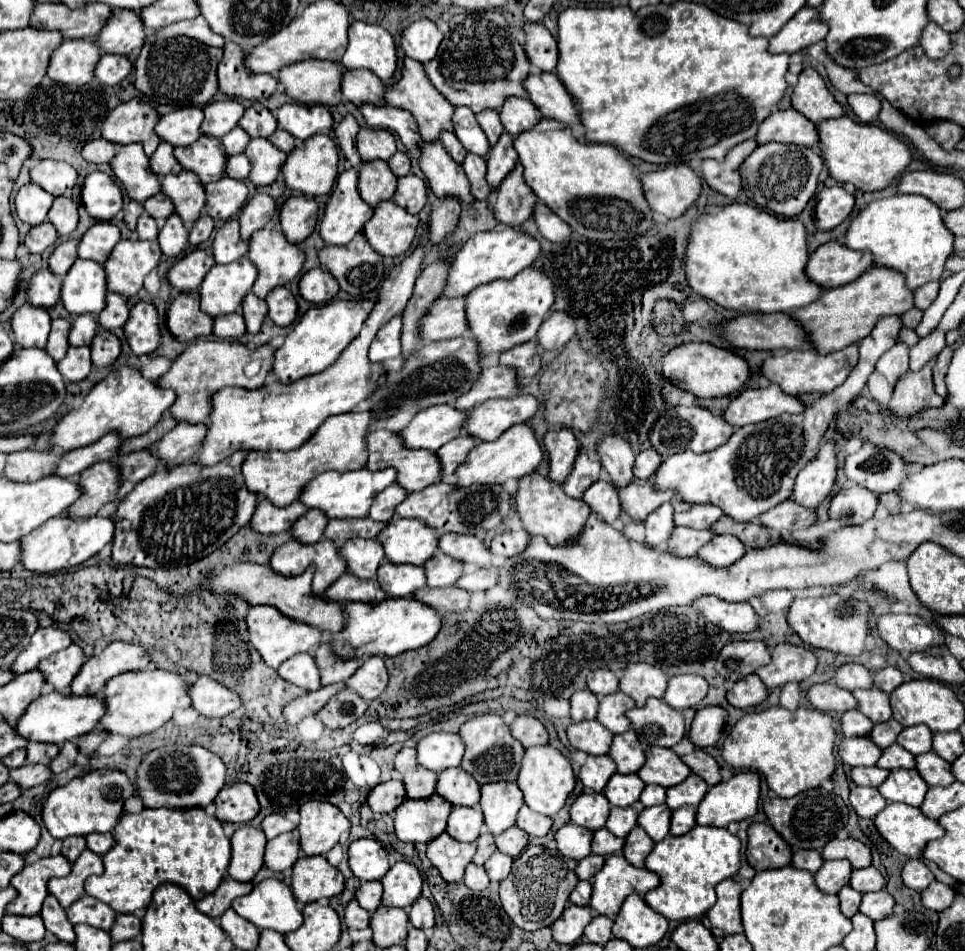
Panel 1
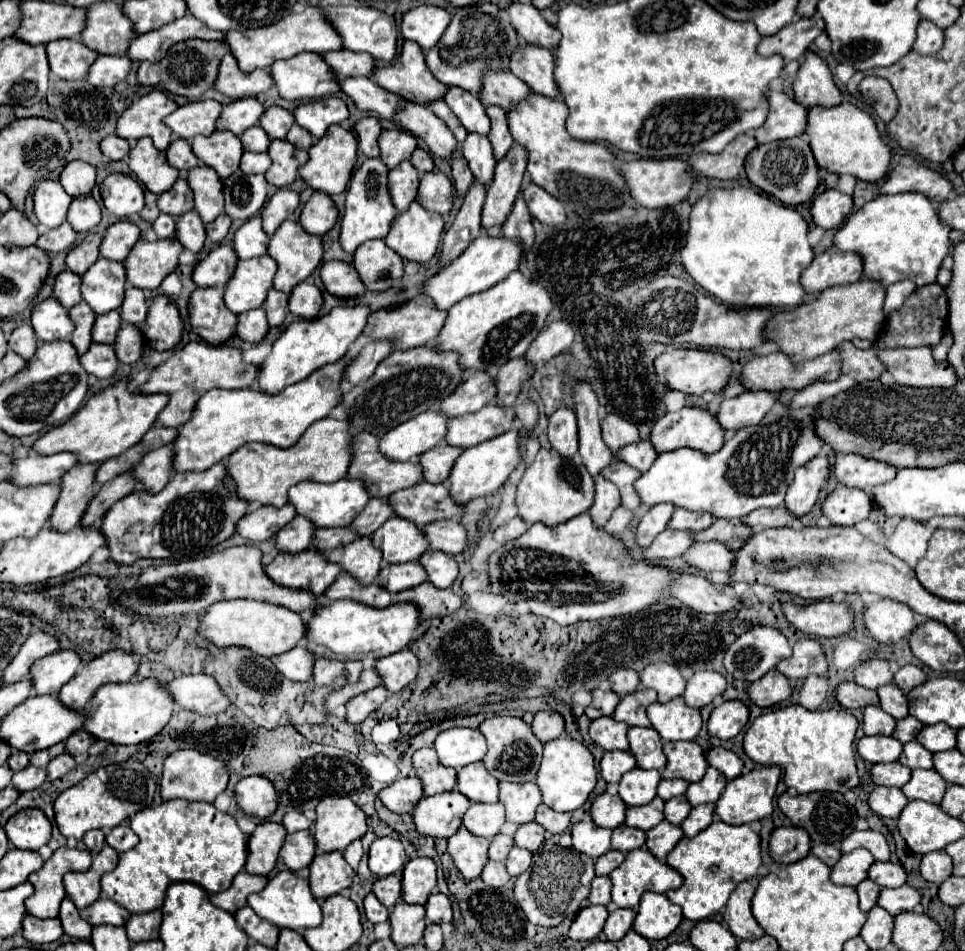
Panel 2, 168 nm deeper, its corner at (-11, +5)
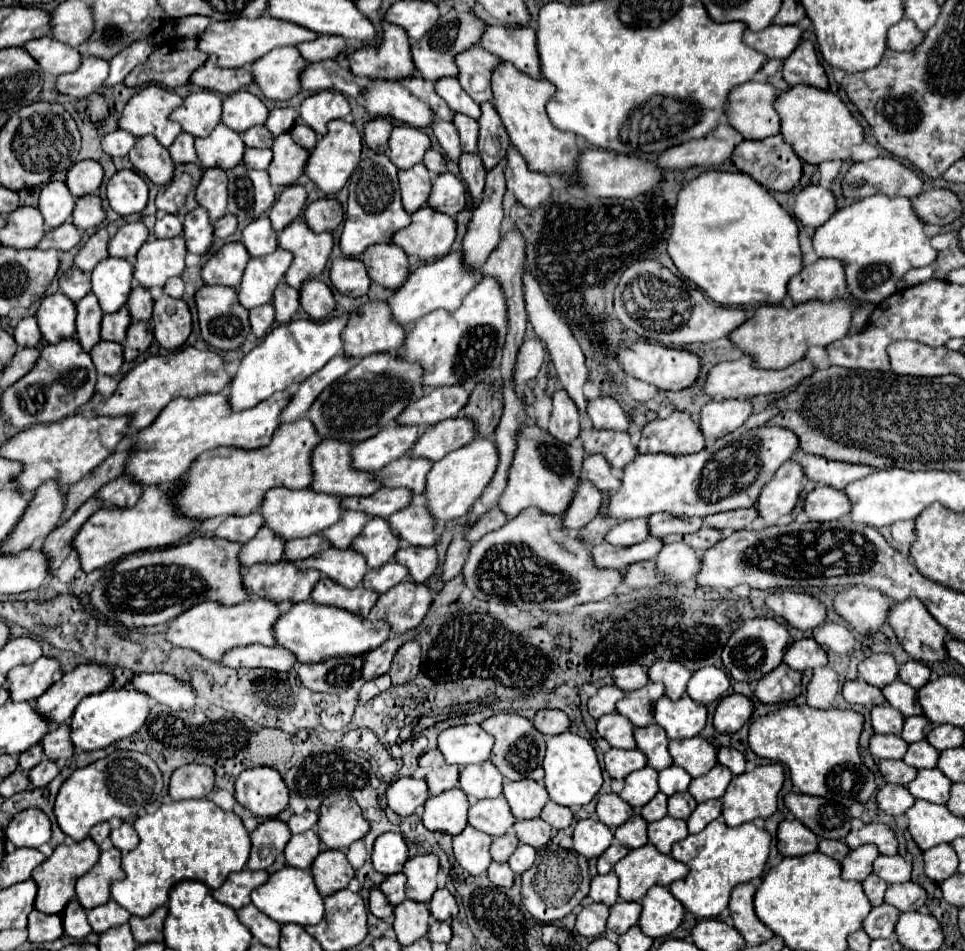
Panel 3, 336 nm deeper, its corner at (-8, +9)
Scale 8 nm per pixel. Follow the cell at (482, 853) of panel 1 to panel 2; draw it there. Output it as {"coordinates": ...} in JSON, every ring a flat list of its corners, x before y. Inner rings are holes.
{"coordinates":[[496,834,490,842,490,850,488,850,488,856,490,860,498,860,498,862,504,862,510,848,514,846,514,840,510,836,504,836,504,834]]}

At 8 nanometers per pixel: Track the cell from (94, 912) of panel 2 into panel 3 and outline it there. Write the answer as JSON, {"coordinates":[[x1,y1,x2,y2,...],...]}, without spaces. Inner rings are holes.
{"coordinates":[[109,900,107,904,89,910,89,912,87,912,87,918,89,918,91,928,93,928,97,934,103,934,103,932,107,932,107,930,113,928,113,926,125,924,125,922,131,918,131,914,125,912,125,908,121,908,115,900]]}

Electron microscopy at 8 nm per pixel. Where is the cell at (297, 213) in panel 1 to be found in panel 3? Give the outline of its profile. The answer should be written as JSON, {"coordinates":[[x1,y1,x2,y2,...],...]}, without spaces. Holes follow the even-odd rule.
{"coordinates":[[319,198,307,206,305,220,315,232,335,230,343,220,341,204,335,198]]}

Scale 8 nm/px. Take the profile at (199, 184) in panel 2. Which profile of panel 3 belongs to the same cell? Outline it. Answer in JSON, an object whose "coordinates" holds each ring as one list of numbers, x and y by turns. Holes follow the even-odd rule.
{"coordinates":[[221,168,205,170,195,196,197,196,197,202,209,212,211,222,225,216,227,212,227,174,225,170]]}

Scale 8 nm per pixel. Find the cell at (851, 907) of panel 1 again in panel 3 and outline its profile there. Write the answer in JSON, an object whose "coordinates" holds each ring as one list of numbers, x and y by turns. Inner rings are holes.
{"coordinates":[[871,874,863,882,863,888,865,888,865,894,867,894,867,898,871,900,873,906,881,906,883,904,883,896,885,896,885,890,887,890,887,882,883,882,879,876]]}

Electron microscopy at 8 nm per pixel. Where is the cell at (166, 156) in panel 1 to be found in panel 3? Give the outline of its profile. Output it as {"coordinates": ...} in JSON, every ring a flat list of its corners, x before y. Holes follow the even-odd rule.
{"coordinates":[[181,132,175,142,169,146,169,154,173,158,173,162,181,164,181,162,195,162,197,160,197,152,195,152,195,146,193,146,195,138,187,132]]}

